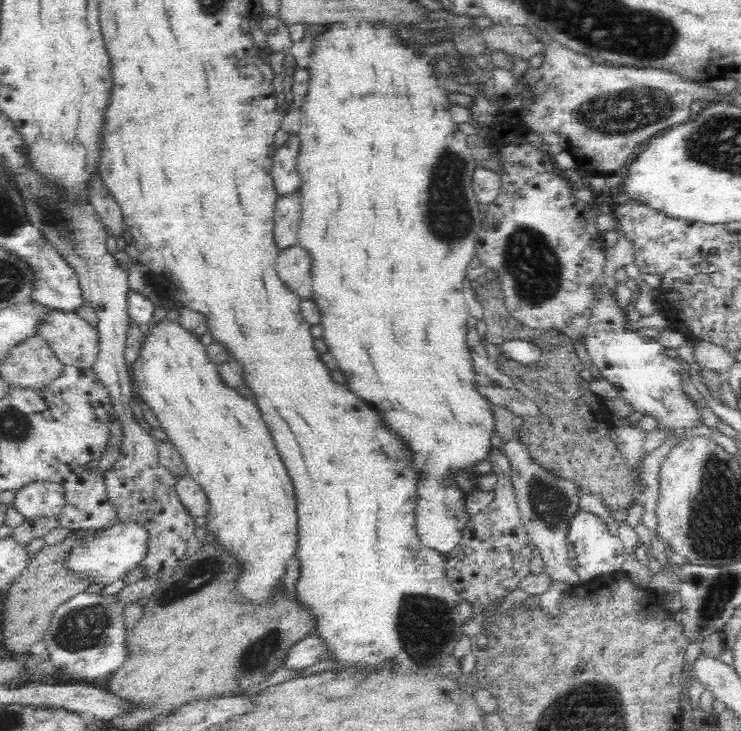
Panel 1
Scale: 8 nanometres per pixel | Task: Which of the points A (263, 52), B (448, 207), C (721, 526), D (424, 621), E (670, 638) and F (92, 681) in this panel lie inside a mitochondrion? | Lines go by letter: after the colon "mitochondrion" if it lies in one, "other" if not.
A: other
B: mitochondrion
C: mitochondrion
D: mitochondrion
E: other
F: other

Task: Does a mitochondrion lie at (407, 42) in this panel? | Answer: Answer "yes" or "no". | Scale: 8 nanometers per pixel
no

